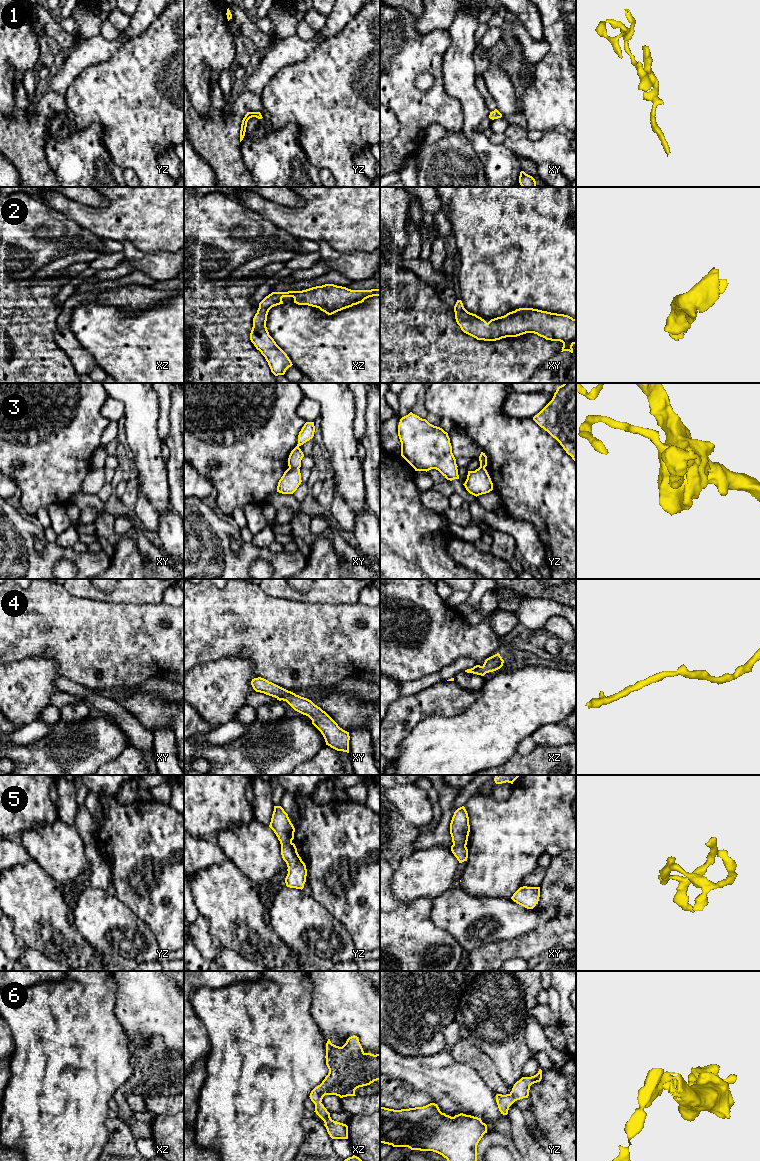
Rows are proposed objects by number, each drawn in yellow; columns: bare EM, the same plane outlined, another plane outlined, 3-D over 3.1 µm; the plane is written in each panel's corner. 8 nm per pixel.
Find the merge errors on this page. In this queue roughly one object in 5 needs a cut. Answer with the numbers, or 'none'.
3

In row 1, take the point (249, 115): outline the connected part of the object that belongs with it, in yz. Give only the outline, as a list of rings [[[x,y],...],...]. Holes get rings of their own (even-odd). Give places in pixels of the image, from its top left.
[[[247,112],[247,114],[245,115],[245,117],[242,120],[242,124],[241,124],[241,130],[240,130],[240,142],[243,140],[244,136],[245,136],[245,132],[246,132],[246,127],[247,127],[247,122],[250,118],[252,117],[256,117],[258,119],[262,119],[262,115],[260,112]]]

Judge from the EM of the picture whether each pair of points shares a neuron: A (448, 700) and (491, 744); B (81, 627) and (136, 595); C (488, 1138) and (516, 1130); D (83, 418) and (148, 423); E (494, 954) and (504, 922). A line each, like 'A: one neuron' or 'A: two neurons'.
A: two neurons
B: two neurons
C: two neurons
D: two neurons
E: two neurons

